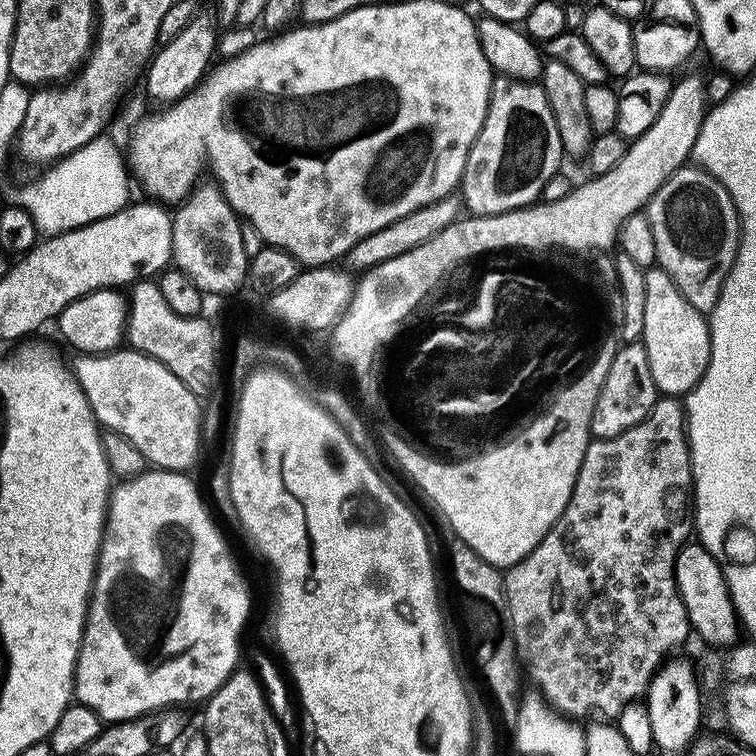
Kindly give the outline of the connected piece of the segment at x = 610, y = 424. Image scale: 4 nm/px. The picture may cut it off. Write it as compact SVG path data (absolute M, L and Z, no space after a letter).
M643 342L625 343L618 350L618 358L614 358L614 366L610 366L610 375L606 378L606 386L602 386L602 394L598 394L598 406L594 406L592 434L595 439L609 440L626 434L626 430L634 430L654 410L658 399L654 374L650 371L650 354L646 354Z

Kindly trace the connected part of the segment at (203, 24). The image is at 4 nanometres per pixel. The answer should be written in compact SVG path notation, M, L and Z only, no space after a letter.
M196 15L182 30L182 34L178 34L169 45L161 47L147 65L149 98L157 100L160 106L167 106L178 103L183 96L189 96L197 85L203 83L204 77L208 75L217 59L215 58L218 54L217 39L216 20L211 15Z

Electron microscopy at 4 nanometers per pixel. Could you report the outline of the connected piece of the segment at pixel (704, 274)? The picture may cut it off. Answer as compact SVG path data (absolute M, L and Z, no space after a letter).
M685 166L667 180L648 203L646 215L658 246L659 271L670 274L694 310L711 314L722 298L736 256L740 253L742 229L740 211L732 195L699 166Z

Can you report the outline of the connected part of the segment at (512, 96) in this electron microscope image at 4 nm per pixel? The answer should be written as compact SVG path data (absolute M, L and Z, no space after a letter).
M503 78L493 79L492 82L492 101L488 107L488 117L482 126L482 134L476 139L476 145L470 150L470 158L466 162L464 171L464 183L462 185L462 200L473 217L478 216L501 216L507 212L517 212L519 208L533 207L541 199L540 196L548 188L548 183L556 176L556 171L560 168L560 163L565 163L566 157L562 138L558 138L558 122L554 122L554 114L550 110L550 102L546 102L546 94L539 83L526 80L505 80Z

